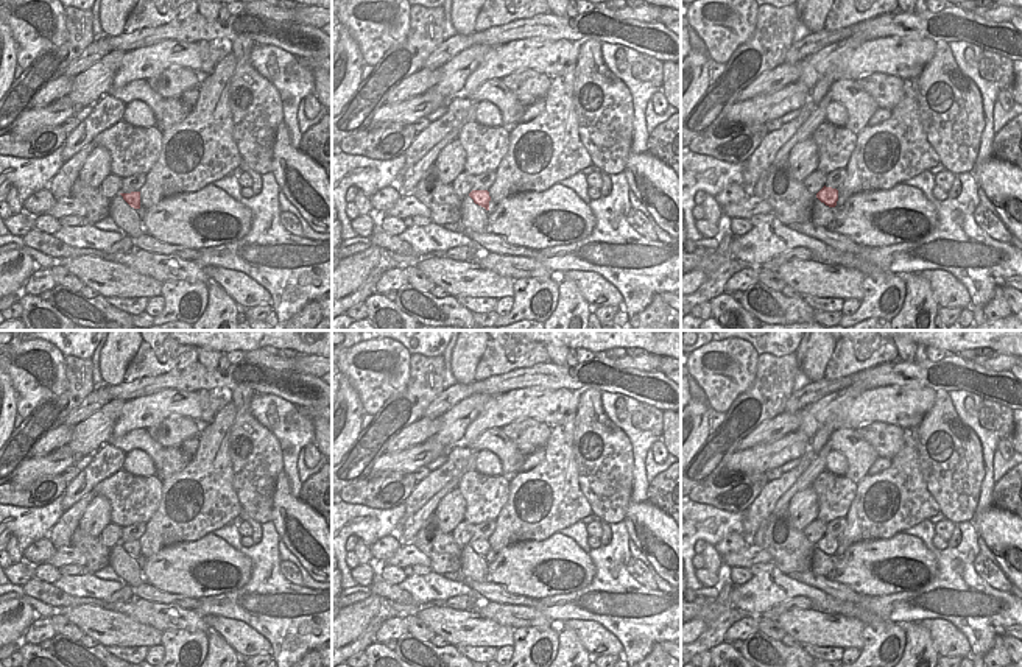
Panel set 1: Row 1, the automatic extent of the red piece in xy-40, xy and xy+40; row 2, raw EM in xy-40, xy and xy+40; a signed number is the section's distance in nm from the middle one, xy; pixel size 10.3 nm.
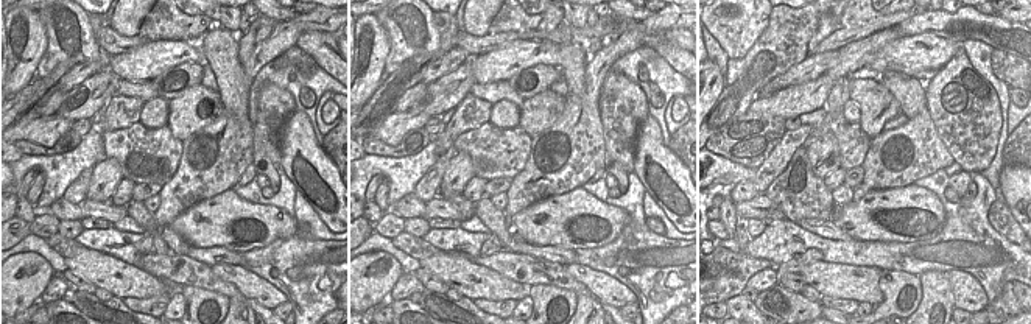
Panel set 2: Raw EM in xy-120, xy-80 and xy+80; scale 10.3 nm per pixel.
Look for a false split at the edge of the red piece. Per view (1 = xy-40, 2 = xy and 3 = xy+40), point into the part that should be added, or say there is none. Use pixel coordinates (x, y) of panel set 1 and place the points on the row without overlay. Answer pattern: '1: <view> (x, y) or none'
1: none
2: none
3: none

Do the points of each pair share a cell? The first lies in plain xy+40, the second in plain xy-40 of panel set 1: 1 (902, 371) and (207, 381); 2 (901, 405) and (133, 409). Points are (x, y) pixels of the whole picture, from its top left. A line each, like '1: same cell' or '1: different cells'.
1: same cell
2: same cell

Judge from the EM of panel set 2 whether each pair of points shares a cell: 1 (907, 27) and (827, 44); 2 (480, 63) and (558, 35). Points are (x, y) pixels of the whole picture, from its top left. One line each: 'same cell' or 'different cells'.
1: different cells
2: different cells

